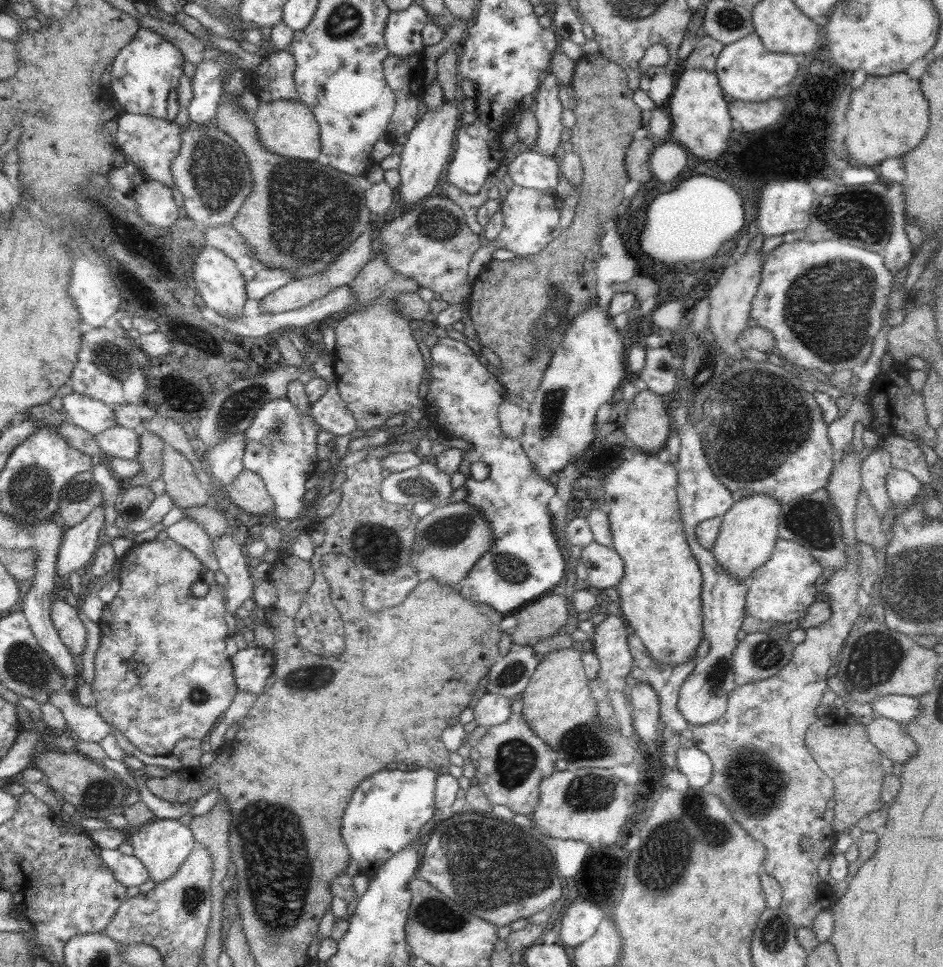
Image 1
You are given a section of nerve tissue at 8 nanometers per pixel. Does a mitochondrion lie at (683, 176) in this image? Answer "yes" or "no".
no

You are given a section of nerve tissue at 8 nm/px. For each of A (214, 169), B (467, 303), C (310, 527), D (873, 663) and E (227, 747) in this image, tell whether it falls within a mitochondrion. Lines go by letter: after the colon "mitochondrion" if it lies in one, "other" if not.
A: mitochondrion
B: other
C: other
D: mitochondrion
E: other

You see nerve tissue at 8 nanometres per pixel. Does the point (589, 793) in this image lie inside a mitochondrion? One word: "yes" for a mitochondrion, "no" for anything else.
yes

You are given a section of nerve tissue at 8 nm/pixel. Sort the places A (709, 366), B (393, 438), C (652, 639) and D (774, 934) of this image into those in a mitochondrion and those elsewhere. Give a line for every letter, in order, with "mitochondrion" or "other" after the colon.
A: mitochondrion
B: other
C: other
D: mitochondrion

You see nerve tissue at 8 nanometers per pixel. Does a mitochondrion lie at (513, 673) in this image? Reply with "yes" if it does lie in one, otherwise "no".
yes

